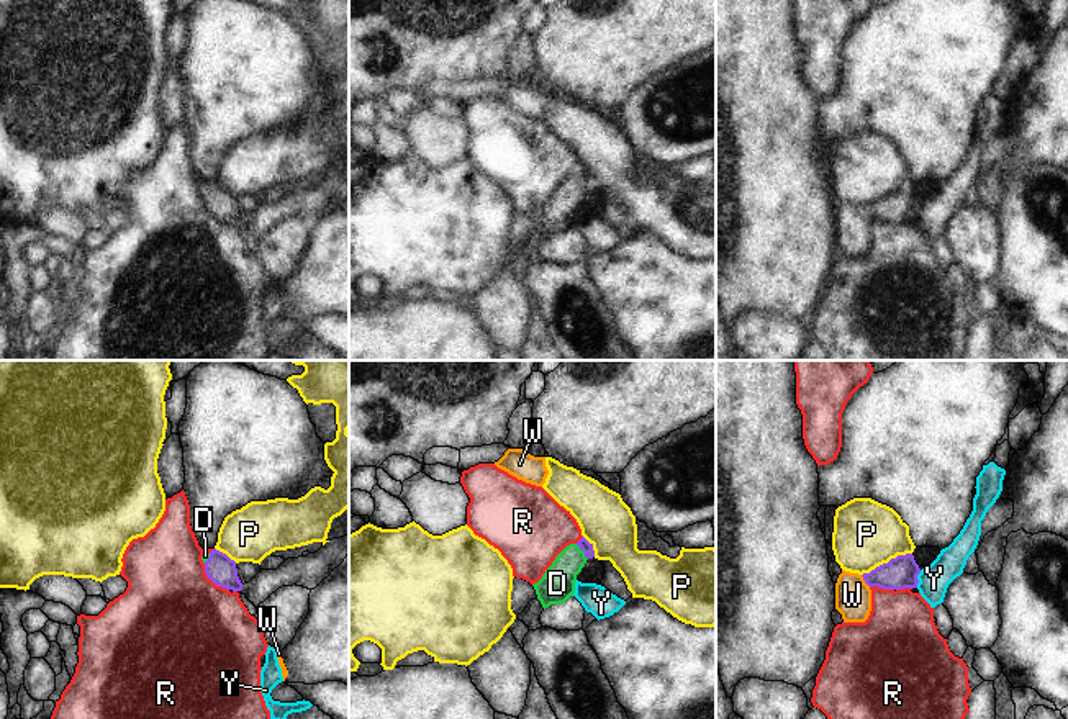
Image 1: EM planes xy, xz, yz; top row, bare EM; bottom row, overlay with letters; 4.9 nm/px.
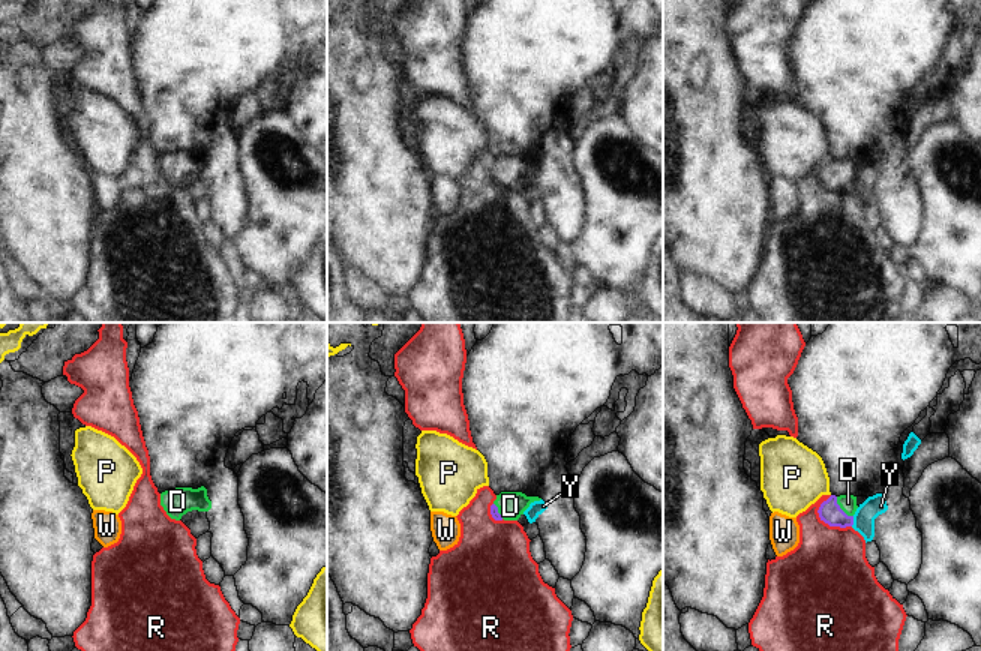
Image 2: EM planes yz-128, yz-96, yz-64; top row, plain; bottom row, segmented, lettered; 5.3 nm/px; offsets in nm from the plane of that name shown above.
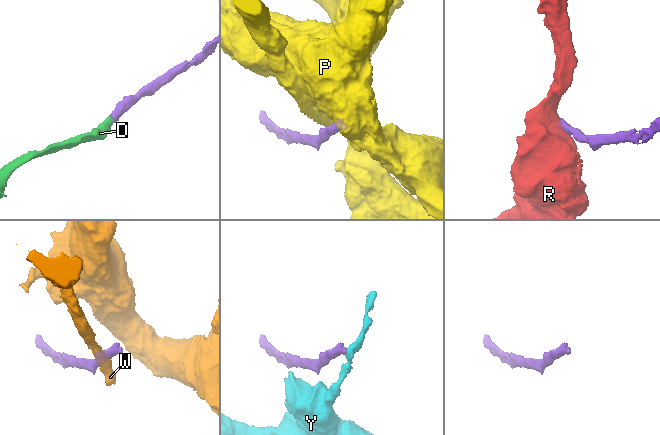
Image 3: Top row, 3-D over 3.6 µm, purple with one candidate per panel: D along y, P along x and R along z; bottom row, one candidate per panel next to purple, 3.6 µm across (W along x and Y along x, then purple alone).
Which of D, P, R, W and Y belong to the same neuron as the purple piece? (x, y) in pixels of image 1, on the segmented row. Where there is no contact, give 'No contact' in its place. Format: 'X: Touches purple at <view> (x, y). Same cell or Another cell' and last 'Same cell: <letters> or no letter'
D: Touches purple at xz (583, 551). Same cell
P: Touches purple at yz (888, 562). Another cell
R: Touches purple at xy (212, 580). Another cell
W: Touches purple at yz (865, 582). Another cell
Y: Touches purple at yz (916, 578). Another cell
Same cell: D

